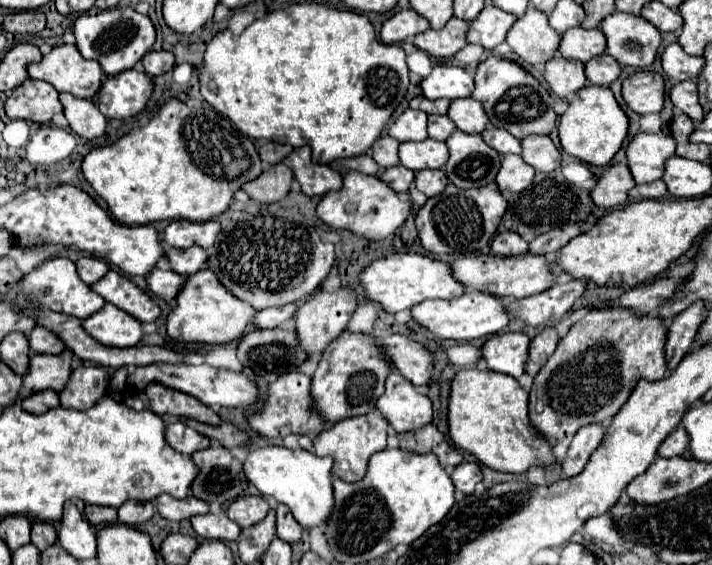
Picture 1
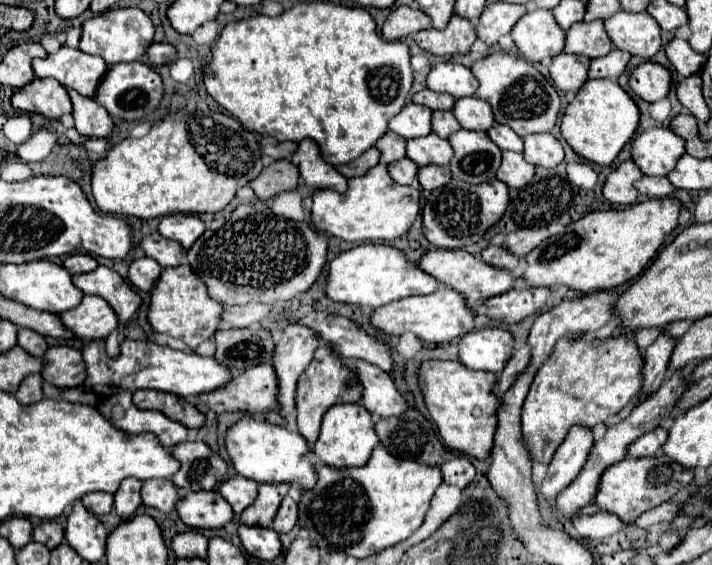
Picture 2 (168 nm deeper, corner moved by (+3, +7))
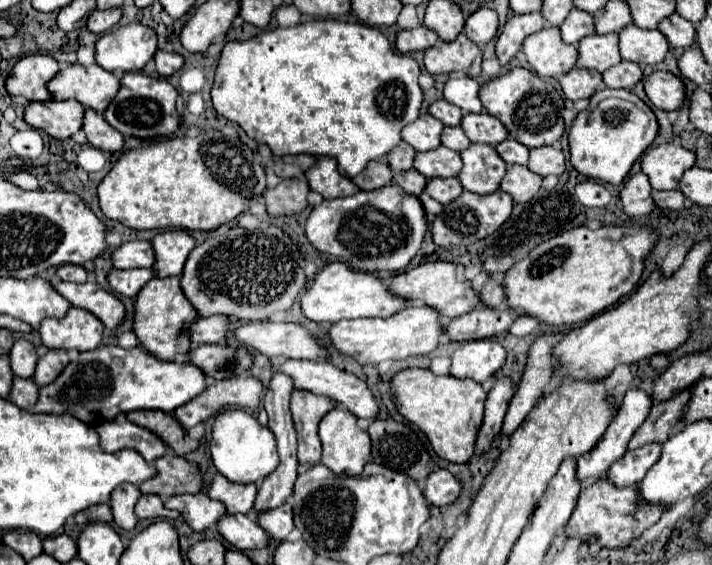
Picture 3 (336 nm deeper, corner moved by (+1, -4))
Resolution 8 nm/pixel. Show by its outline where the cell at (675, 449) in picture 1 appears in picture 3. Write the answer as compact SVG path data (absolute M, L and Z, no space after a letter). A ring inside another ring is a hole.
M646 444L638 450L630 450L624 456L620 456L608 470L608 478L616 486L632 486L640 484L650 466L656 464L660 458L662 444Z

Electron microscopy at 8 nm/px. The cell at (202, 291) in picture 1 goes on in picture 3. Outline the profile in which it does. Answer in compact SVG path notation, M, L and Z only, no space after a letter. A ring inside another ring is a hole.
M180 276L152 278L136 296L136 318L134 334L138 336L142 348L154 354L160 360L174 360L176 354L188 354L192 340L188 336L190 324L198 318L196 308L186 300L180 288Z

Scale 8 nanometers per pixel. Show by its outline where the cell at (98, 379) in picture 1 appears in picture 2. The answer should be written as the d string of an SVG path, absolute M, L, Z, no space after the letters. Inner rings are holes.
M52 345L42 357L42 379L58 389L72 389L84 381L80 351L68 345Z

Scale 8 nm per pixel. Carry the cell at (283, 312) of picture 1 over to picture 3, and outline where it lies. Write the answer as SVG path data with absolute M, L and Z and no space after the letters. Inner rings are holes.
M210 316L210 318L198 318L192 326L192 342L196 344L218 344L226 342L226 336L230 334L230 316Z

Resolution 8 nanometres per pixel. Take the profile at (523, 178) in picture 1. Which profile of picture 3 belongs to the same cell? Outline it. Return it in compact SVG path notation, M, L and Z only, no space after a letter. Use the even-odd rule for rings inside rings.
M514 164L506 170L500 188L508 192L514 198L514 202L530 202L540 190L540 184L542 184L542 176L530 172L526 166Z

